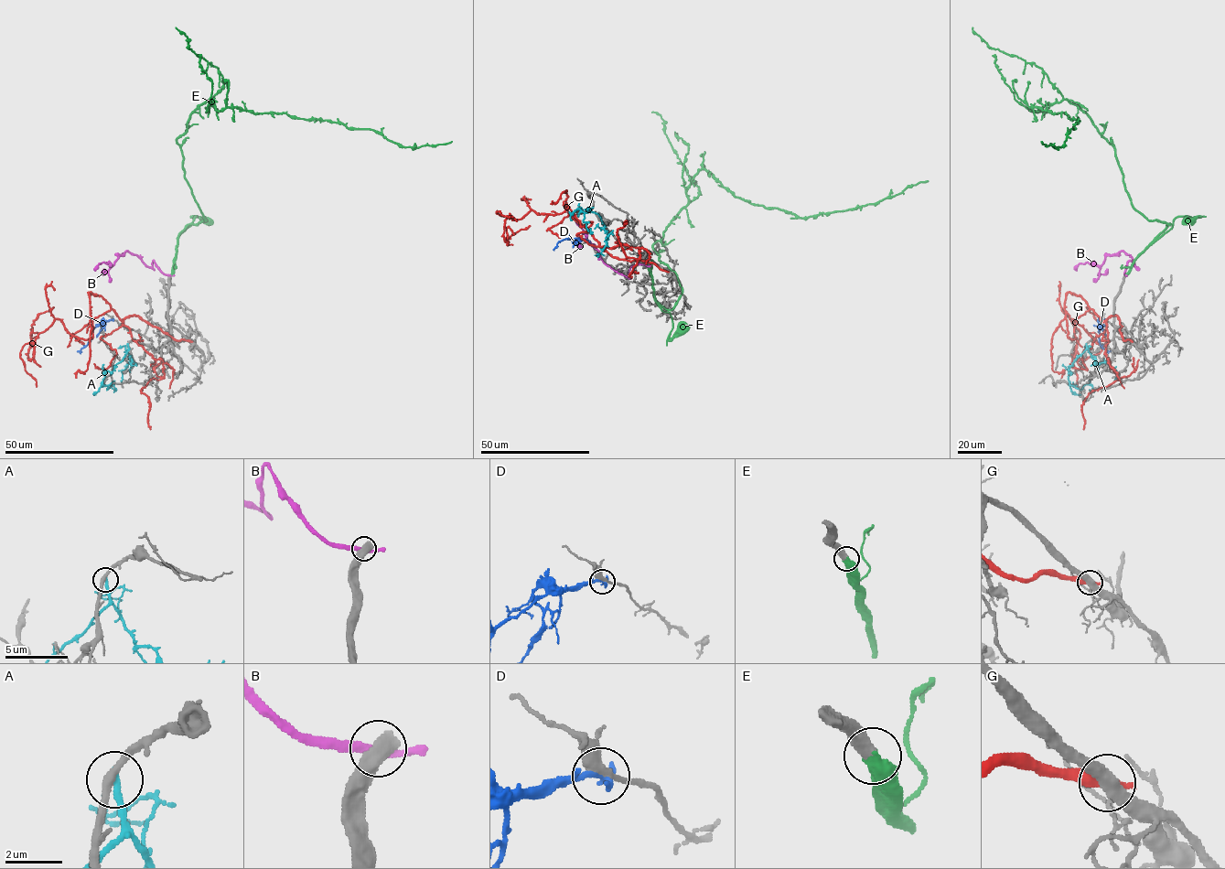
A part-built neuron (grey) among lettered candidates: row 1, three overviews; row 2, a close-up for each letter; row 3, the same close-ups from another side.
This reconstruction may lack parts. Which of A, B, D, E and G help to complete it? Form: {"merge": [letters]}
{"merge": ["E"]}

